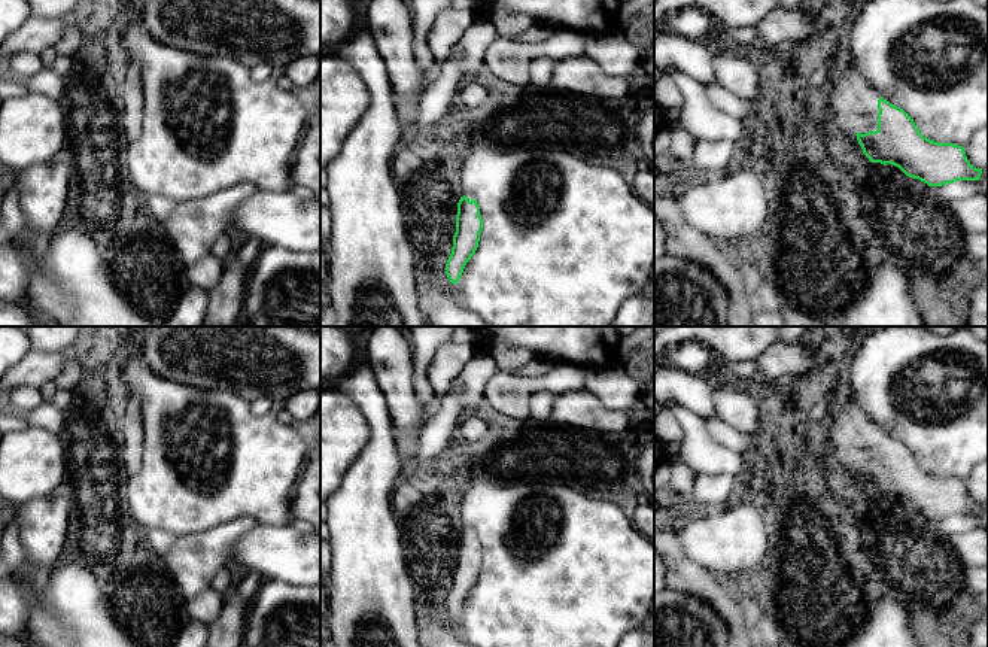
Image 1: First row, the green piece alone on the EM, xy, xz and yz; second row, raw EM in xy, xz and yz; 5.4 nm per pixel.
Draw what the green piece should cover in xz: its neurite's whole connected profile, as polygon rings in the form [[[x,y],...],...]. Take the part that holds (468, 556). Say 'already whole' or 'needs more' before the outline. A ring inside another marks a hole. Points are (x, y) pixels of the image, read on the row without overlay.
needs more | [[[462,525],[457,532],[456,566],[453,569],[452,587],[446,598],[446,608],[450,617],[456,619],[466,596],[475,587],[483,564],[480,540],[474,529]]]

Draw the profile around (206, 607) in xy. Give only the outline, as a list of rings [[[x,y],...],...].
[[[213,587],[183,604],[186,619],[203,623],[213,623],[218,620],[224,608],[225,595],[216,592]]]

